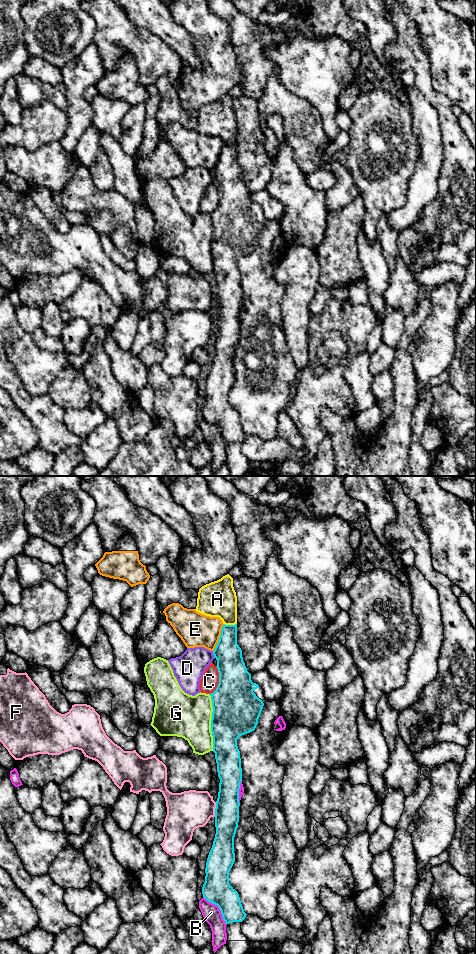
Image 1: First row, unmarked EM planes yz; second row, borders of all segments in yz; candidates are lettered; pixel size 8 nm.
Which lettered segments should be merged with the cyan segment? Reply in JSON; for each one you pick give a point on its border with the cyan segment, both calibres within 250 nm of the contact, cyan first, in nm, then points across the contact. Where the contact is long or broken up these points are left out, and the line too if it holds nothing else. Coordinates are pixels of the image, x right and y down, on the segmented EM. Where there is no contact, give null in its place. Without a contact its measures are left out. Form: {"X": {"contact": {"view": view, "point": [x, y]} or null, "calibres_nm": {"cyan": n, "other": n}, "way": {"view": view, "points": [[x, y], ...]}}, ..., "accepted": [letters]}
{"accepted": []}

